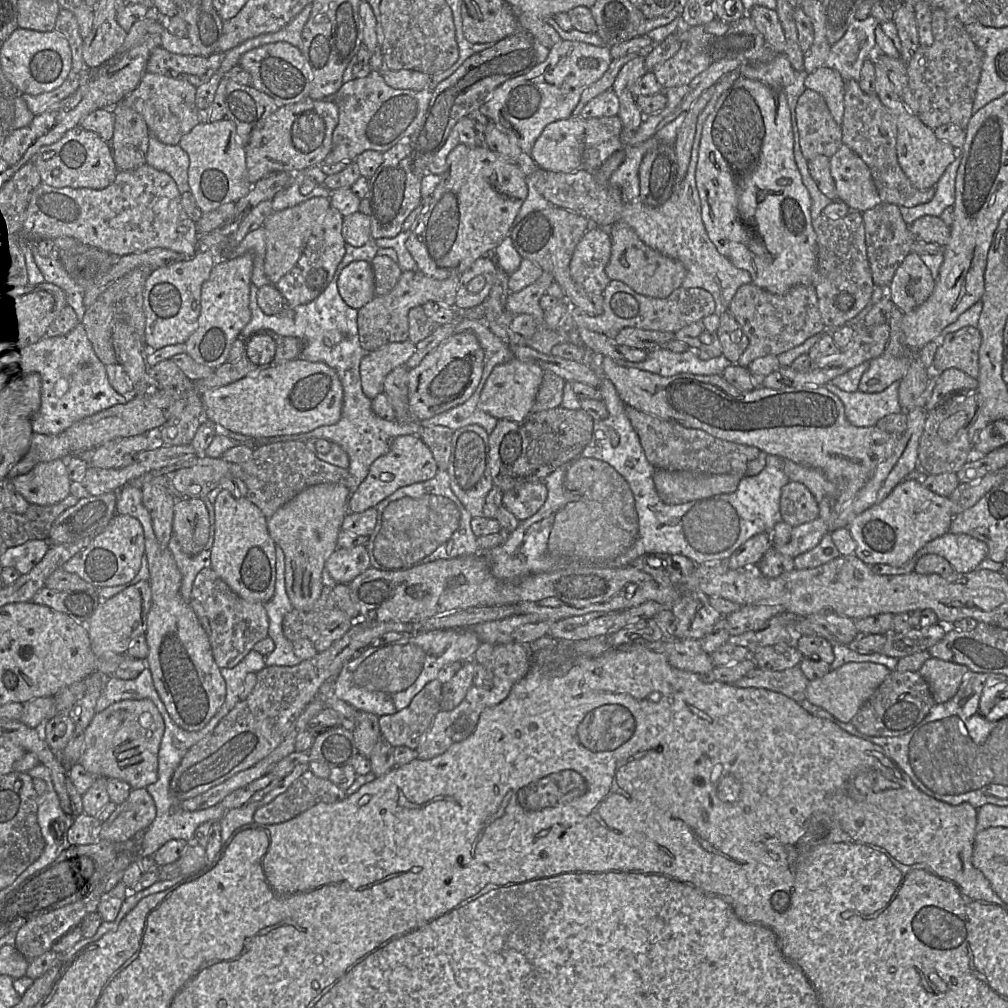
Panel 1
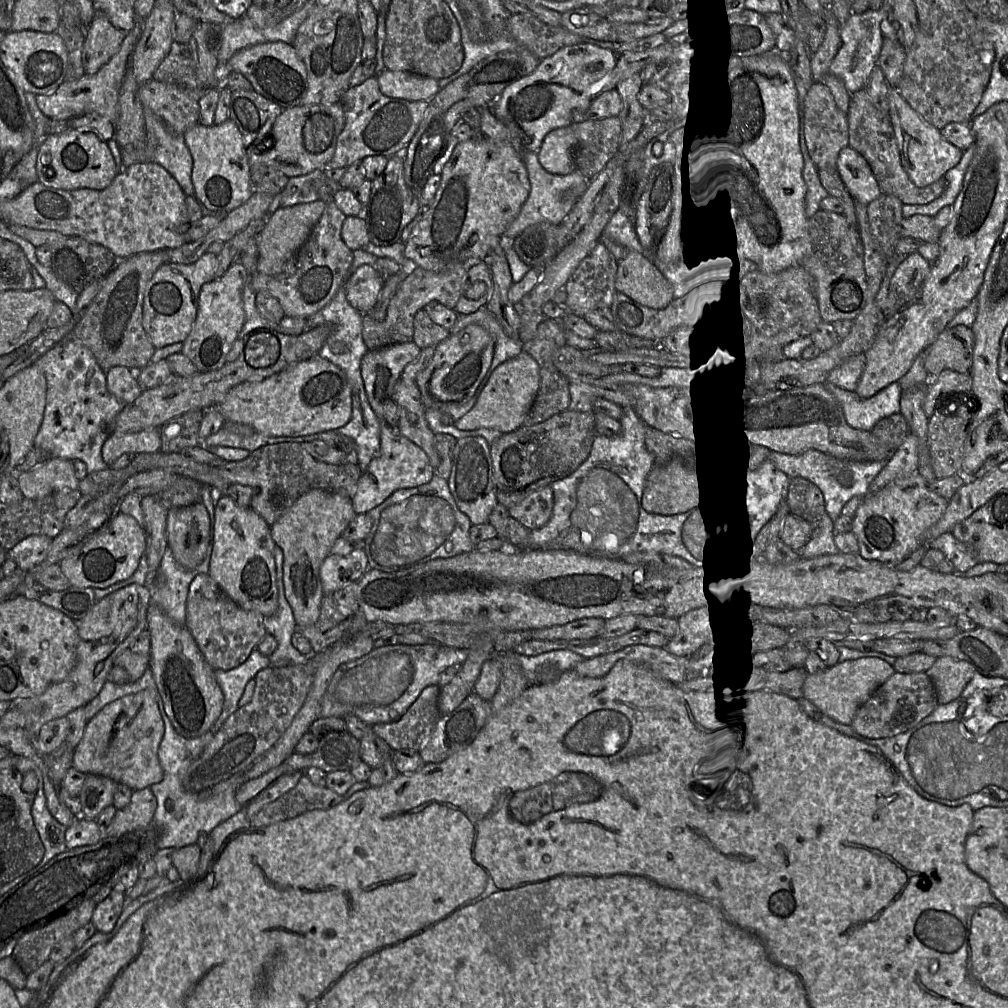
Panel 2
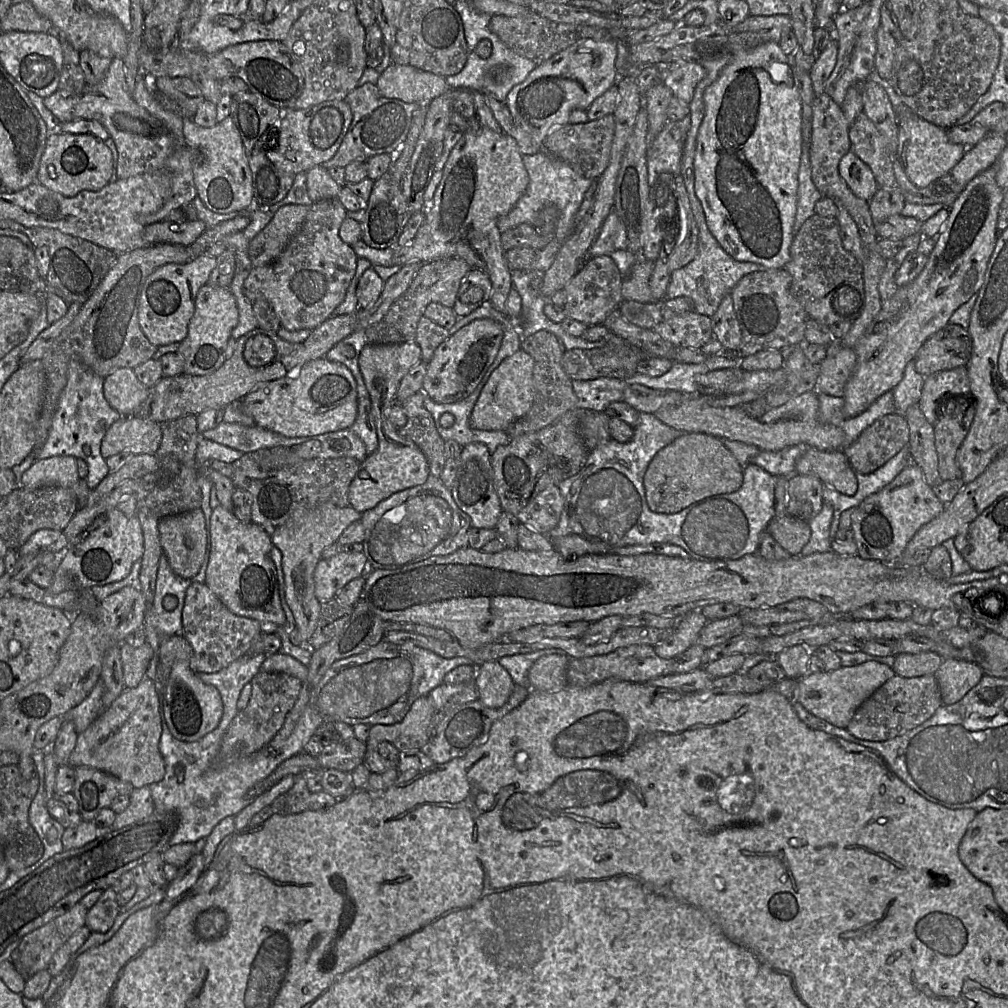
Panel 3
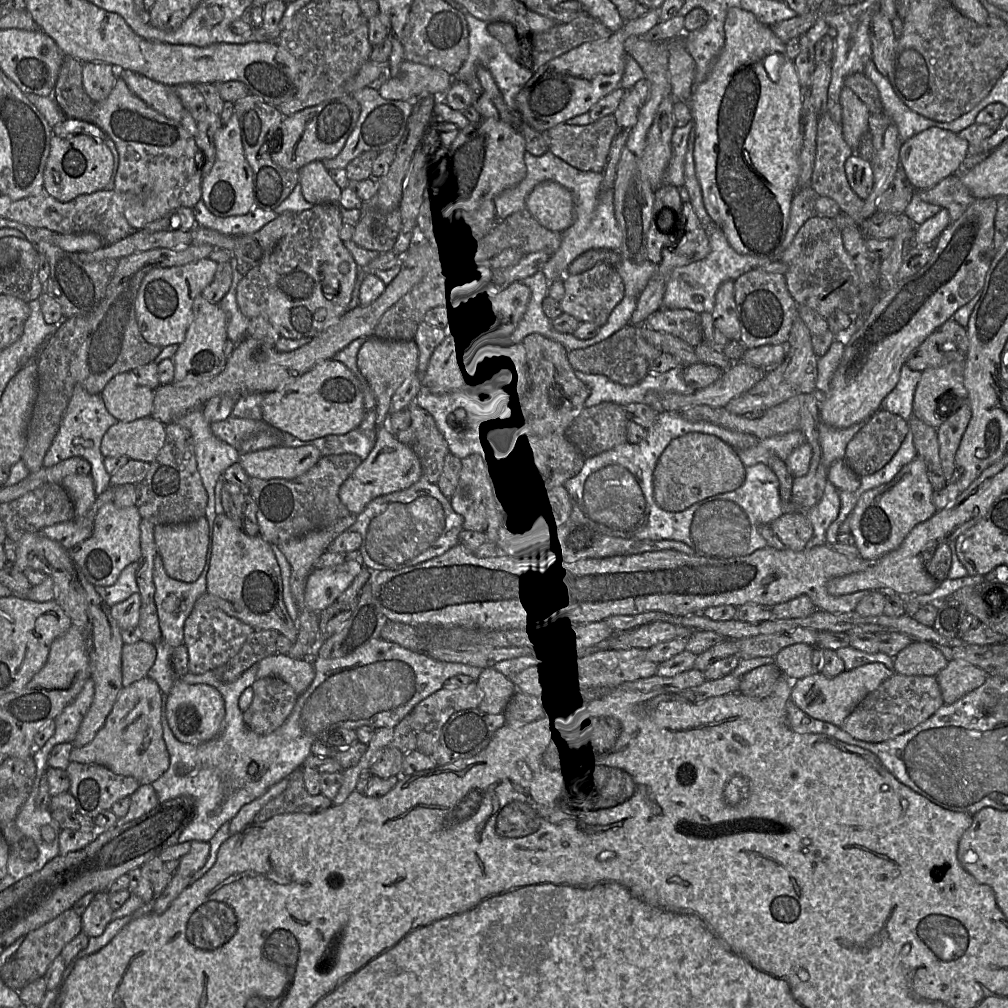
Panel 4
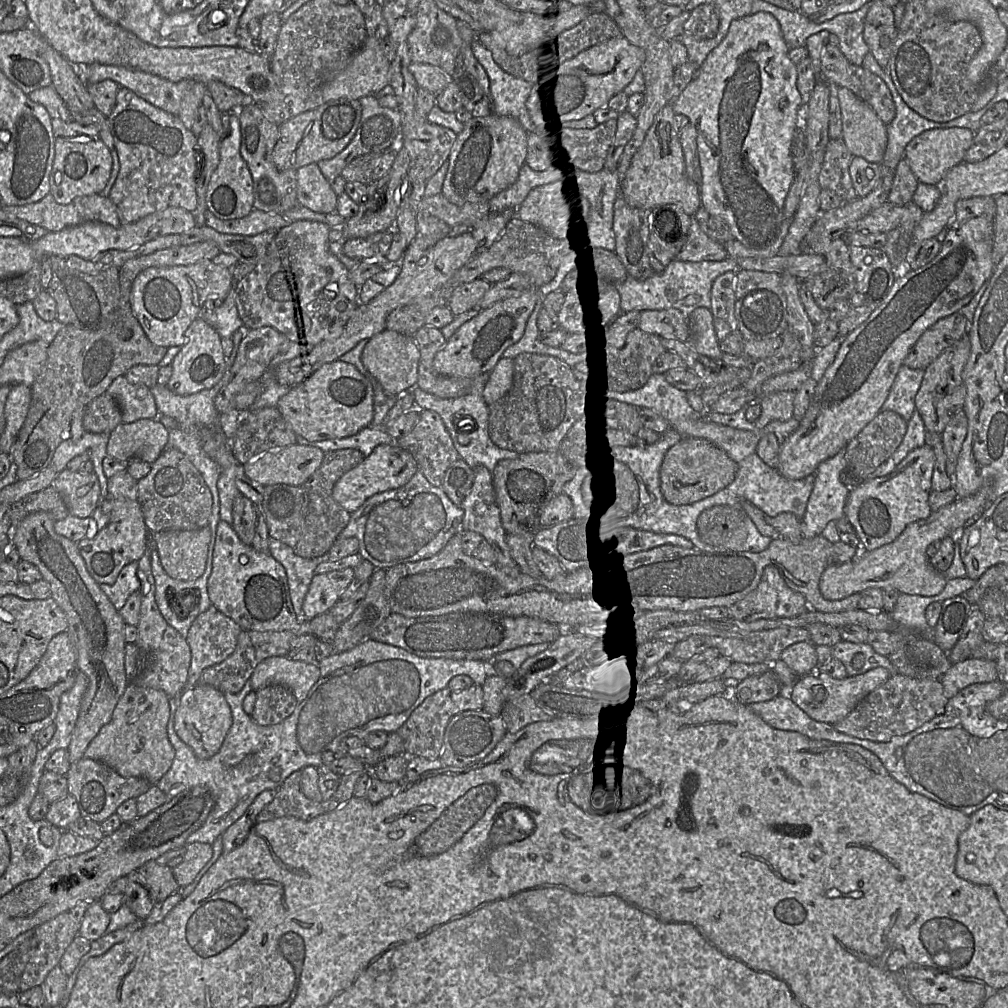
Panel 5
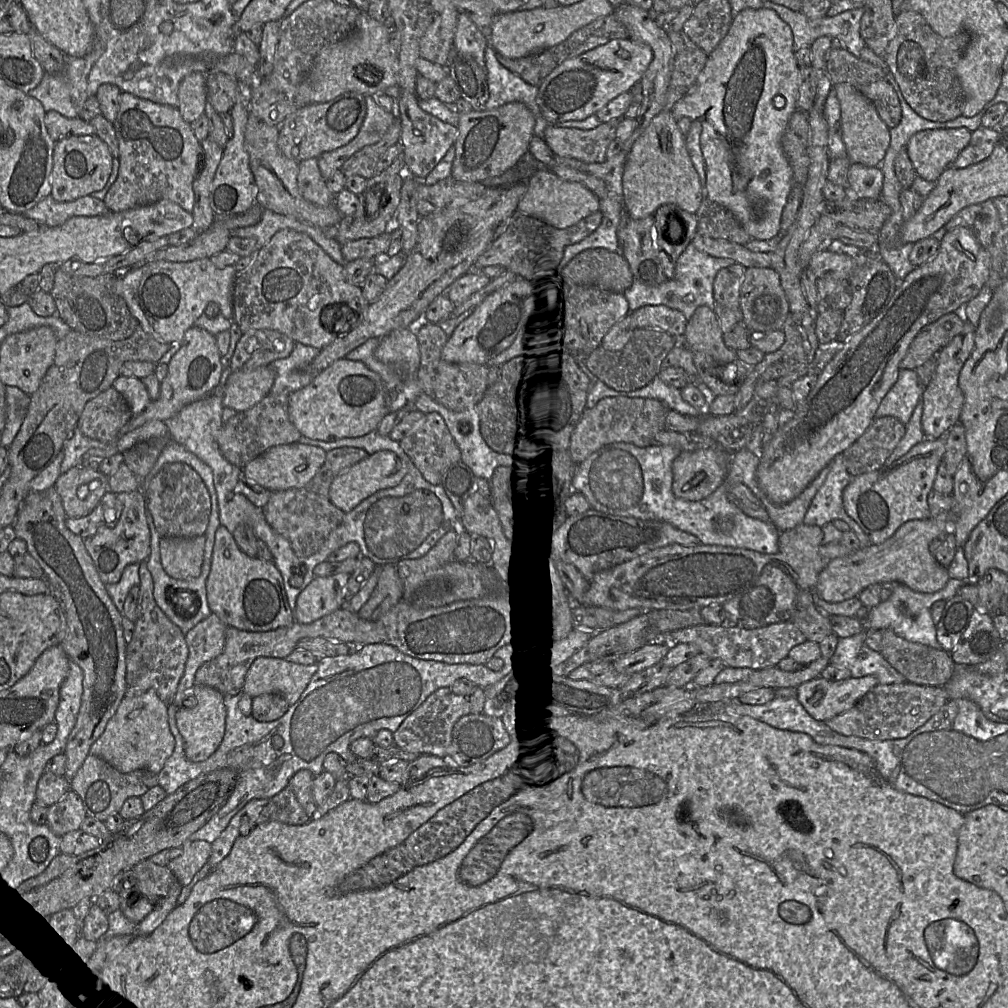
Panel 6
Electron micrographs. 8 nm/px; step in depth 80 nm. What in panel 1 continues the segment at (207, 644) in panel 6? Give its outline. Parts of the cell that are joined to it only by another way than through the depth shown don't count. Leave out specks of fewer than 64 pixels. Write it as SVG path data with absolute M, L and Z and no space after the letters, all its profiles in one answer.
M204 568L196 575L189 604L205 630L215 663L219 668L233 668L253 649L254 645L268 636L268 616L261 602L250 602L237 595L211 568Z

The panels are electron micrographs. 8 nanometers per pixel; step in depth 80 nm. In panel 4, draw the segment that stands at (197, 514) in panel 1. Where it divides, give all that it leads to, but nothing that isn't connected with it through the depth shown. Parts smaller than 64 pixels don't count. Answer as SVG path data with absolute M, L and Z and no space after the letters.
M206 516L184 523L156 525L154 540L167 575L182 582L195 582L205 566L208 537L209 525Z

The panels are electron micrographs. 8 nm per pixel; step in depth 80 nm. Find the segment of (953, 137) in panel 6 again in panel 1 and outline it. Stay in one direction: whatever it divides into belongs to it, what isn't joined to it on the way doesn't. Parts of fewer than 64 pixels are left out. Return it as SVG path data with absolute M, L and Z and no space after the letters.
M878 54L868 60L872 60L875 66L876 96L896 119L896 154L902 171L916 189L927 190L934 187L946 168L956 159L954 147L948 142L939 140L931 128L924 125L907 109L901 97L894 91L886 71L878 61Z

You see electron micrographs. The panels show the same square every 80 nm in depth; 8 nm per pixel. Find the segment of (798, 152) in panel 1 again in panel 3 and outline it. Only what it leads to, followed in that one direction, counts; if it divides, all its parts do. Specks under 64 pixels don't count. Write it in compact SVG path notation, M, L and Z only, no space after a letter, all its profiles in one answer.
M802 119L802 156L797 190L797 212L793 226L796 234L806 220L816 214L815 205L823 195L812 181L810 159L811 121Z

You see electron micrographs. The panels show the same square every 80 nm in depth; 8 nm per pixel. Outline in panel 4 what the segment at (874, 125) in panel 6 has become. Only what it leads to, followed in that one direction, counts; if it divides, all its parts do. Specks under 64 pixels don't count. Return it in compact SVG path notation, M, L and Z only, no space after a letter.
M844 87L840 94L842 107L842 133L844 140L853 153L858 149L862 139L869 132L870 112L864 102L849 88Z

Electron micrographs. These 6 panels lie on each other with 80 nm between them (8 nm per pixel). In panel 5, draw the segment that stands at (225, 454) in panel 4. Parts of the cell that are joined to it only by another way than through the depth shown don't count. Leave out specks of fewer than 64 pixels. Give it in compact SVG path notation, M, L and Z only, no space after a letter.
M230 369L226 370L220 381L208 390L190 395L176 395L167 386L157 383L150 390L154 396L159 414L169 416L178 422L178 426L169 430L168 442L165 449L174 448L182 452L202 475L211 495L218 496L217 482L220 476L218 464L204 451L202 447L202 428L215 428L218 426L220 414L215 408L215 398L230 380Z

